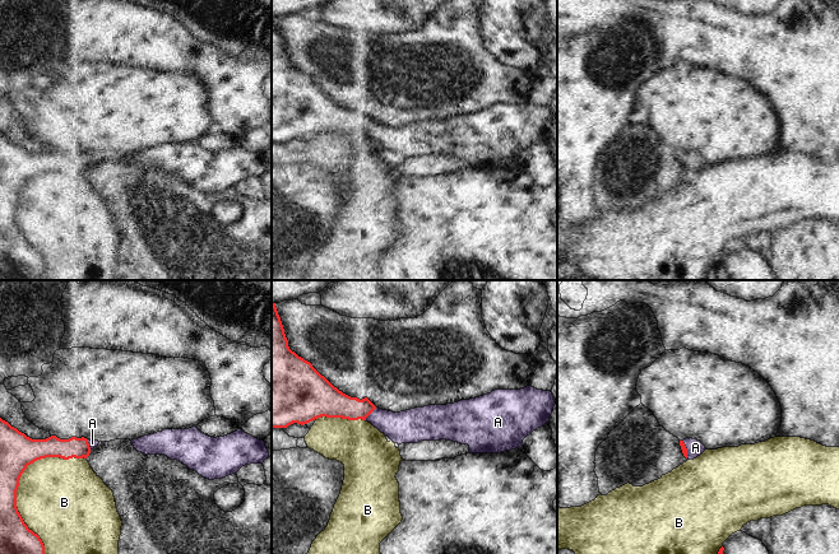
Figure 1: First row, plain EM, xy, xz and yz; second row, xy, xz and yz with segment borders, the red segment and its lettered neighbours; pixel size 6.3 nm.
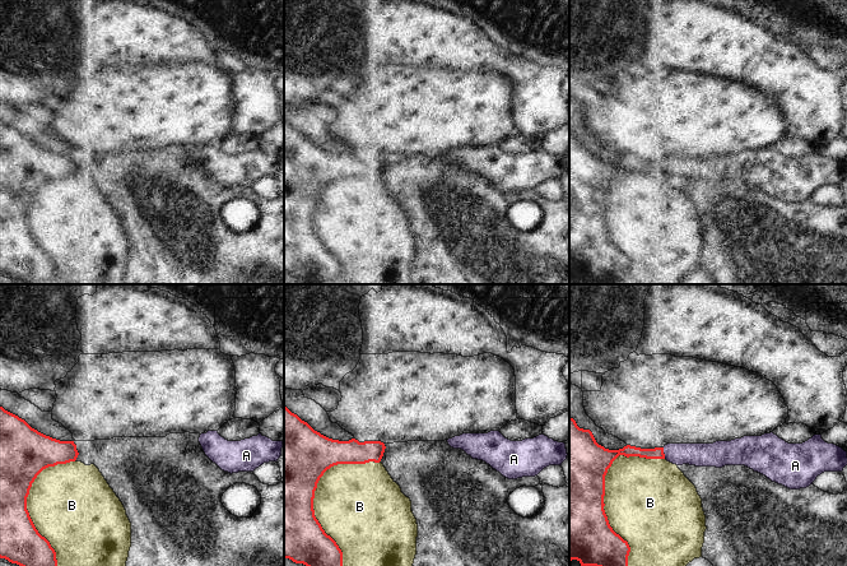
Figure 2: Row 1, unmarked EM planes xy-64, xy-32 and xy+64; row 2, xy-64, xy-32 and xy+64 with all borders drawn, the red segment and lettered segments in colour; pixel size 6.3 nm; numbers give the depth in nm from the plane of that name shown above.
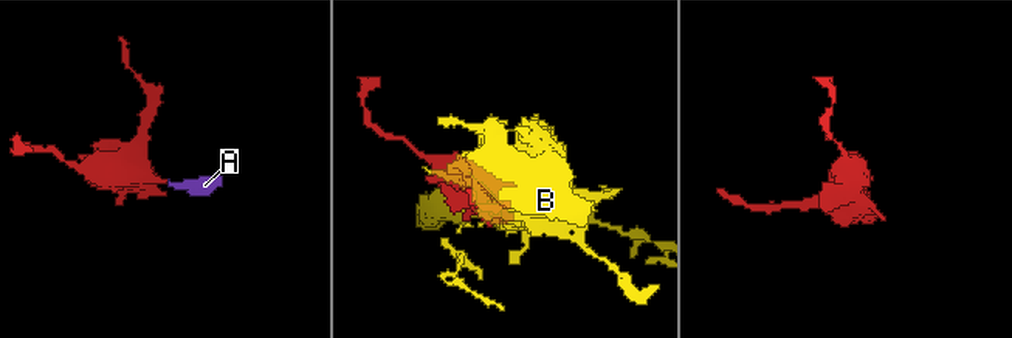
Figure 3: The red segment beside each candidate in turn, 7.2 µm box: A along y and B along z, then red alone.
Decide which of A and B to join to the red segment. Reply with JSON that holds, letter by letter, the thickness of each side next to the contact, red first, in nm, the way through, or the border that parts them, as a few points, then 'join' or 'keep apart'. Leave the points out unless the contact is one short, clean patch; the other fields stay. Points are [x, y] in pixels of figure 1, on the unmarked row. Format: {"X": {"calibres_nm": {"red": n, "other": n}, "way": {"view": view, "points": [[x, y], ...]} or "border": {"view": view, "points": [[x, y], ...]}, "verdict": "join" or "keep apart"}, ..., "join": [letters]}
{"A": {"calibres_nm": {"red": 190, "other": 200}, "verdict": "join"}, "B": {"calibres_nm": {"red": 220, "other": 480}, "verdict": "keep apart"}, "join": ["A"]}

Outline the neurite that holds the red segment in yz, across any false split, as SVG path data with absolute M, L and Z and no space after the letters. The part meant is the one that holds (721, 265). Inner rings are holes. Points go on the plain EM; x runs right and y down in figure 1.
M737 246L719 264L718 280L774 280L774 276L761 255Z

